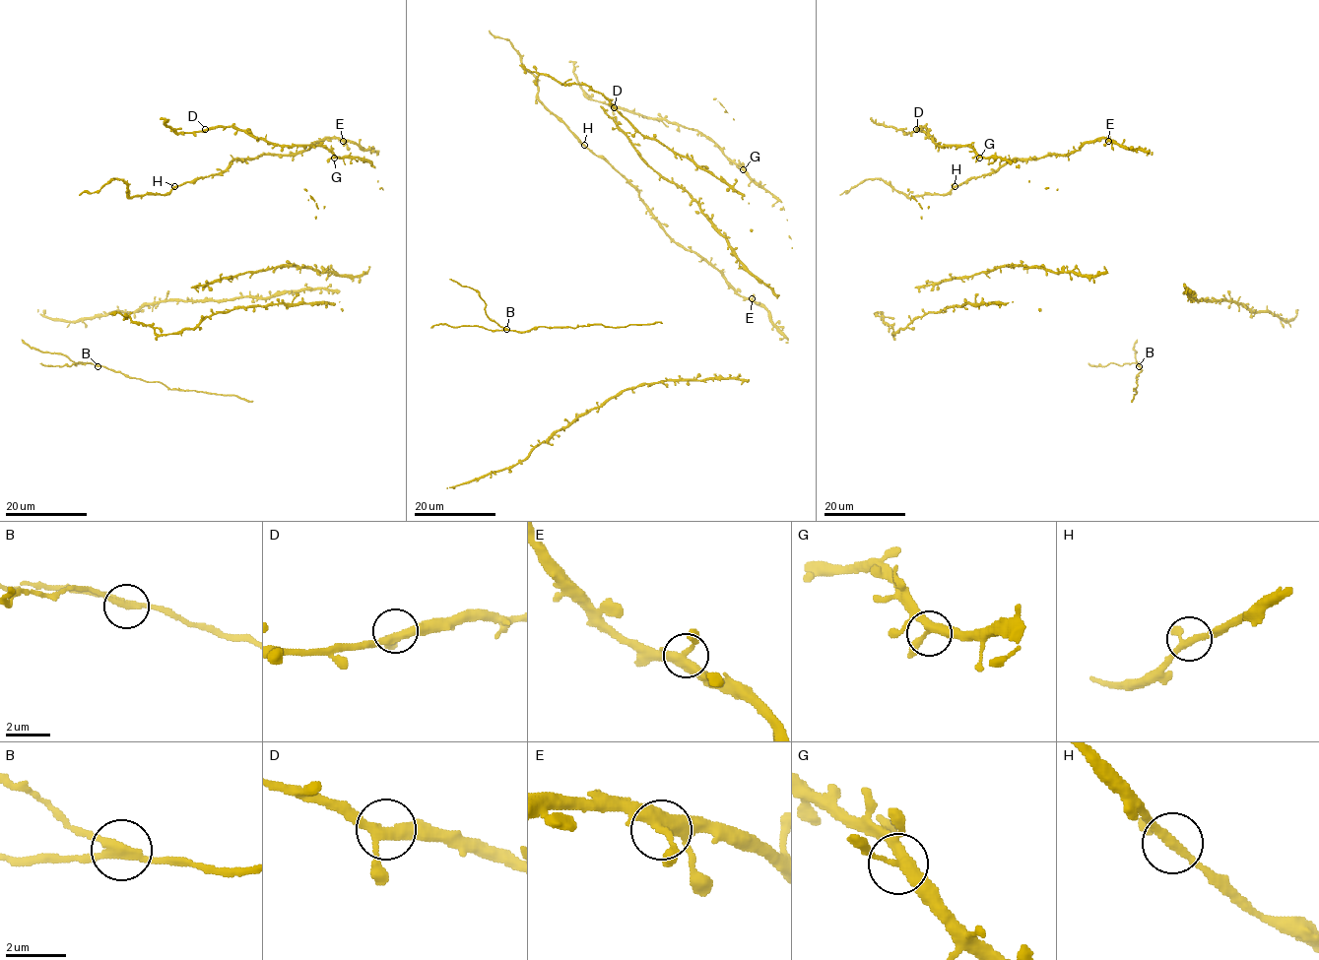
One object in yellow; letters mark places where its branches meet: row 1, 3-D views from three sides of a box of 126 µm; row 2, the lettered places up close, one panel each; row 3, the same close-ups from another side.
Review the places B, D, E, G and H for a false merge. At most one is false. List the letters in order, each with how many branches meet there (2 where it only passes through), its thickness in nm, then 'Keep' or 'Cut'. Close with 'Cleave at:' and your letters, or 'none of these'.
B: Branches: 3. Thickness 240 nm. Cut
D: Branches: 3. Thickness 320 nm. Keep
E: Branches: 3. Thickness 380 nm. Keep
G: Branches: 3. Thickness 300 nm. Keep
H: Branches: 3. Thickness 240 nm. Keep
Cleave at: B

